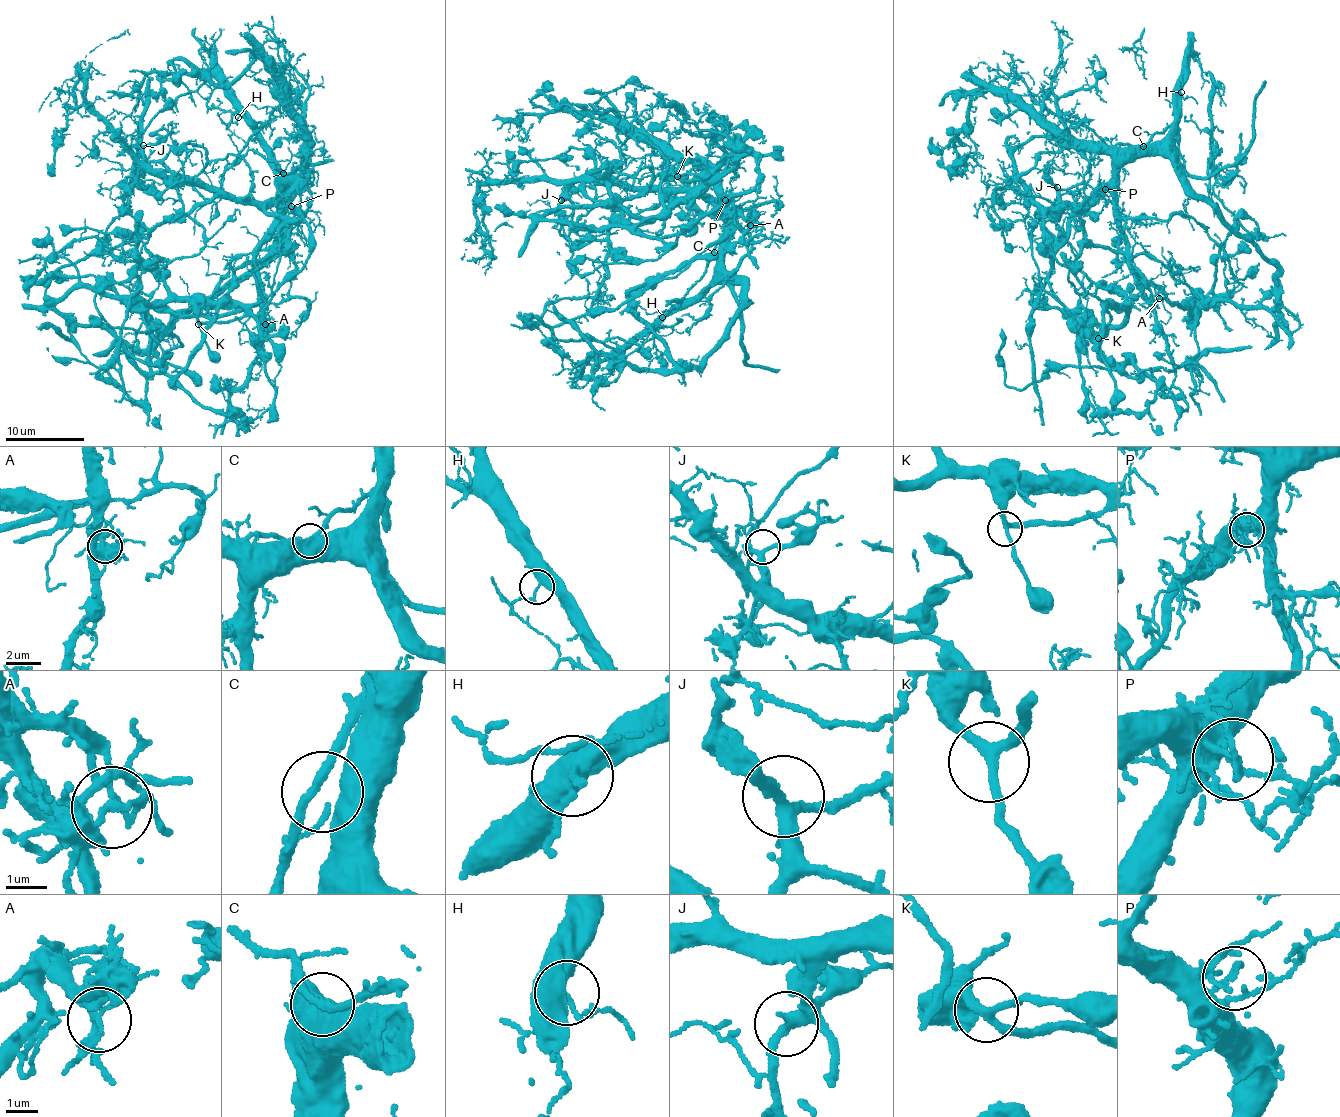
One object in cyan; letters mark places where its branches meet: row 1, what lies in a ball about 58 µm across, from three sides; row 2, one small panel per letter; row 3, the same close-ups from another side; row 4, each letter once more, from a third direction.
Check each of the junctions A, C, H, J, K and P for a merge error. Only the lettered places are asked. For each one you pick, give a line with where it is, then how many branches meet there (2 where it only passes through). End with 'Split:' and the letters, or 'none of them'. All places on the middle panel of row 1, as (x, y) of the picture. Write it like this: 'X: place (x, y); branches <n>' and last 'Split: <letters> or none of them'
Split: none of them

